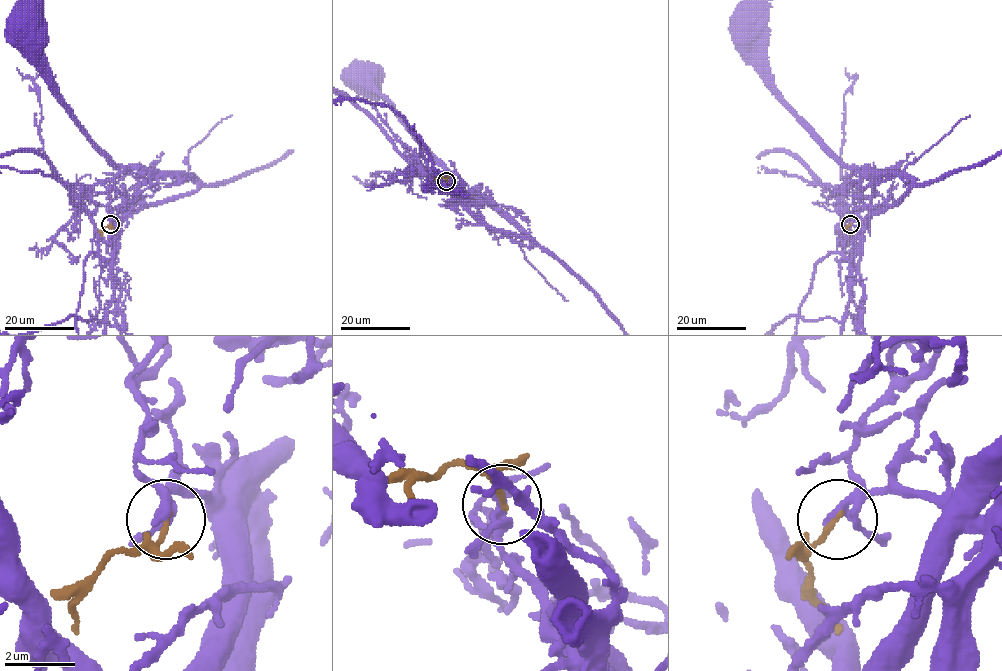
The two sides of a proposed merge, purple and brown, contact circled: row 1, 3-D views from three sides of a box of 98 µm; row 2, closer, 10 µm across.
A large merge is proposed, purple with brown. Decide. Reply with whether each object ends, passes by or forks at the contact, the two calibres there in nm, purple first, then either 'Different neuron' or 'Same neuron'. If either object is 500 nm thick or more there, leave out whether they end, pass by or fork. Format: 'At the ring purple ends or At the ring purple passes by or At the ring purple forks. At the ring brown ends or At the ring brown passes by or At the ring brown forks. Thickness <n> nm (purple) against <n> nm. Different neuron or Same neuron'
At the ring purple passes by. At the ring brown ends. Thickness 200 nm (purple) against 150 nm. Same neuron

